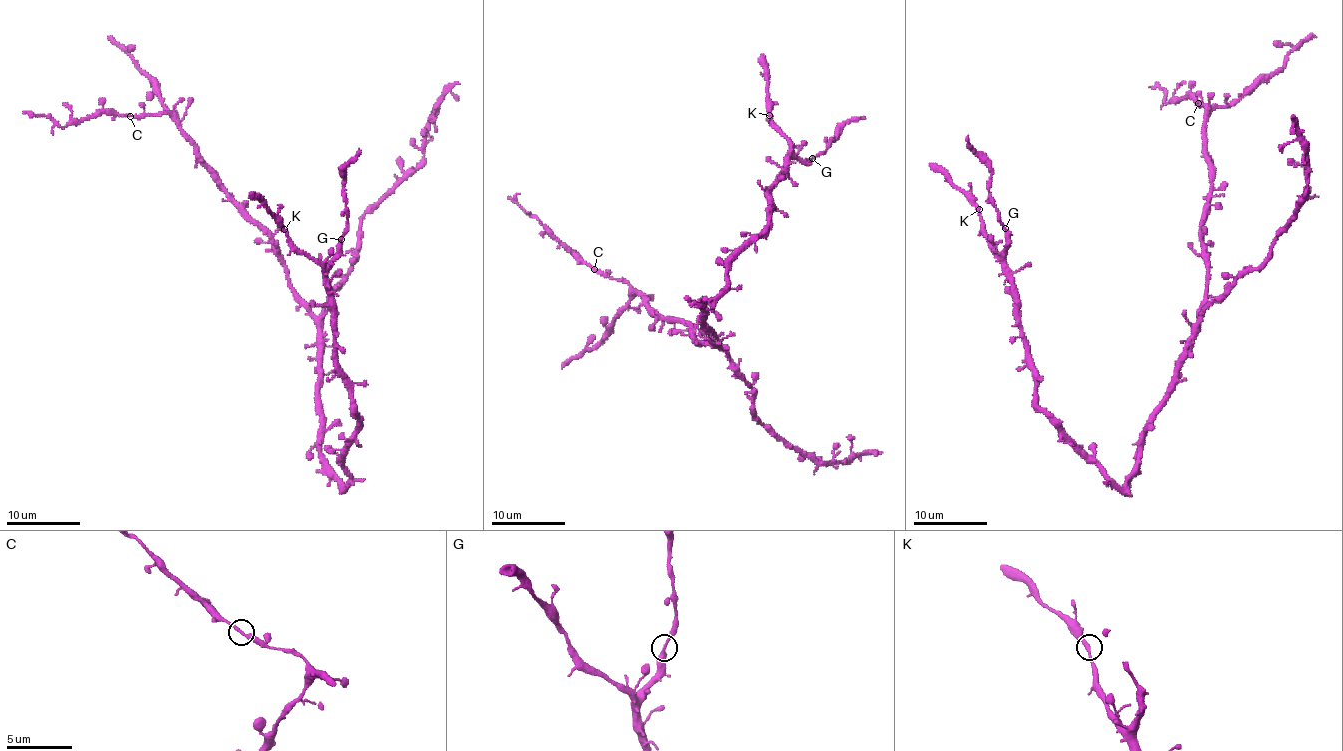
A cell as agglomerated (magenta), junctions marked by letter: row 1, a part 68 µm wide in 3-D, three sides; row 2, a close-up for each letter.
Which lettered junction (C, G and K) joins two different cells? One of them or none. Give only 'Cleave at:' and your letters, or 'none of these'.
Cleave at: none of these

